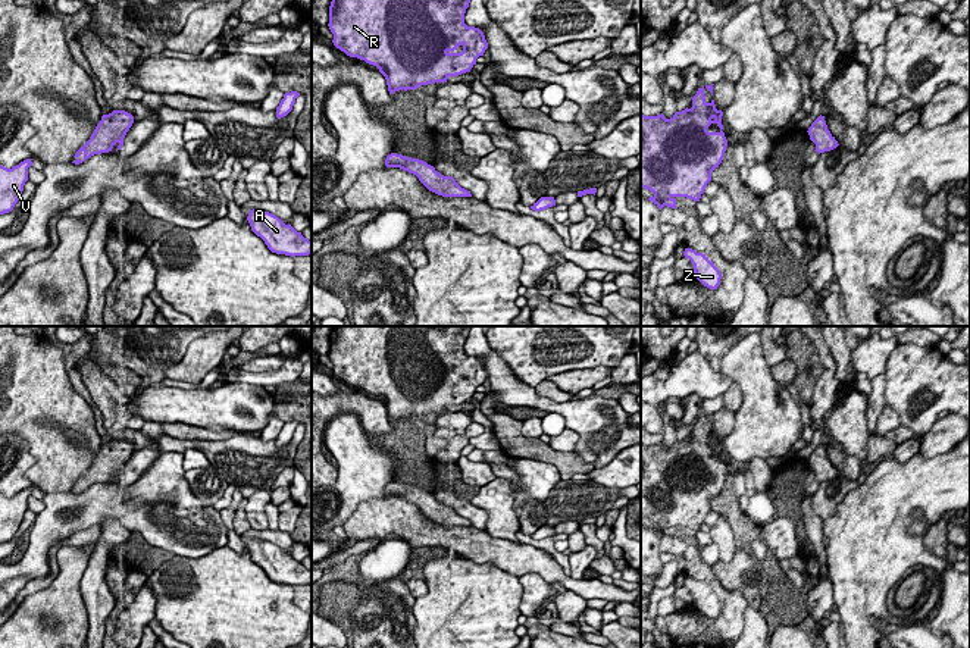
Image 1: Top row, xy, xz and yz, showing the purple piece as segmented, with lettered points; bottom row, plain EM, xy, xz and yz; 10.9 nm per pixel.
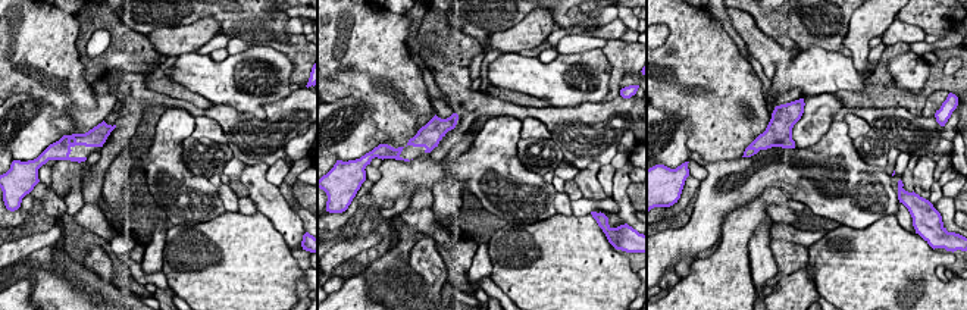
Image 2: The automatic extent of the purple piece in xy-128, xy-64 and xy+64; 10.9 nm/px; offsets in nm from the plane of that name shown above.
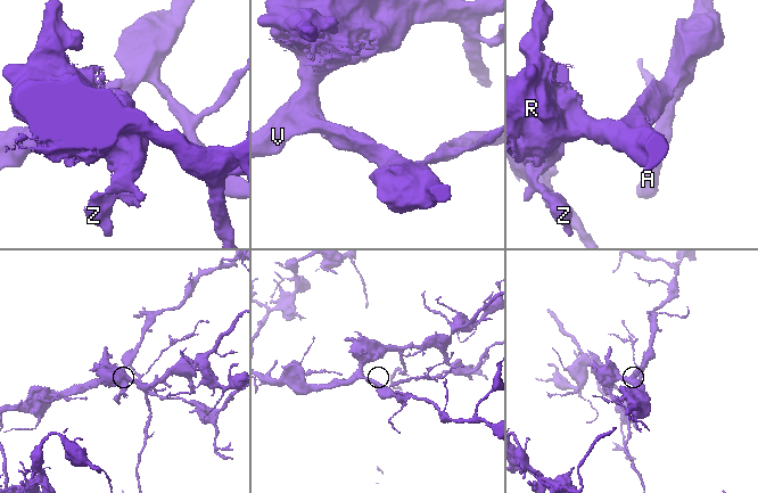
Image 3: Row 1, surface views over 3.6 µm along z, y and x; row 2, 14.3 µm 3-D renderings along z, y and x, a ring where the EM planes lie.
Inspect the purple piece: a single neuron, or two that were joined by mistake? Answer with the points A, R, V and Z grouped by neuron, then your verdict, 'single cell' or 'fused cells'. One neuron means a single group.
A R V Z; single cell

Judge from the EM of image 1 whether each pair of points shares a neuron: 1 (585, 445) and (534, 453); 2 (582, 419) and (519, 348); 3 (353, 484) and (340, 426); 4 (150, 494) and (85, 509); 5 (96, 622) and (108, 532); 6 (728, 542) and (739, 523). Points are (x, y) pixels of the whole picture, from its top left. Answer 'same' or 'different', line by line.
1: different
2: different
3: same
4: same
5: same
6: different

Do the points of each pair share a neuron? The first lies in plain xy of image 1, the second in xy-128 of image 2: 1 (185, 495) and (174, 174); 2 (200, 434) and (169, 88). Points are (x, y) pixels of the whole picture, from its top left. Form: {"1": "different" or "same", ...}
{"1": "different", "2": "same"}

